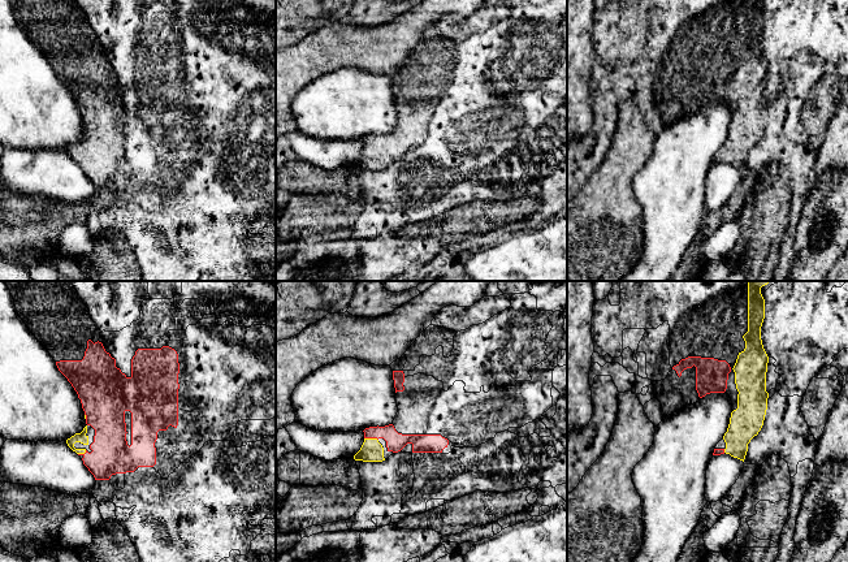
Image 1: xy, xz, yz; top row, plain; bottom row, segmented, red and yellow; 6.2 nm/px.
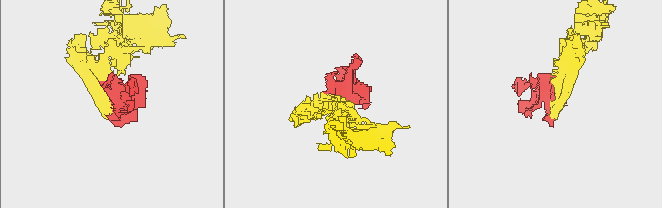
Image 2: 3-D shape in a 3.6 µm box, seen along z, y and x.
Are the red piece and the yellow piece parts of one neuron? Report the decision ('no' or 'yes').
yes

